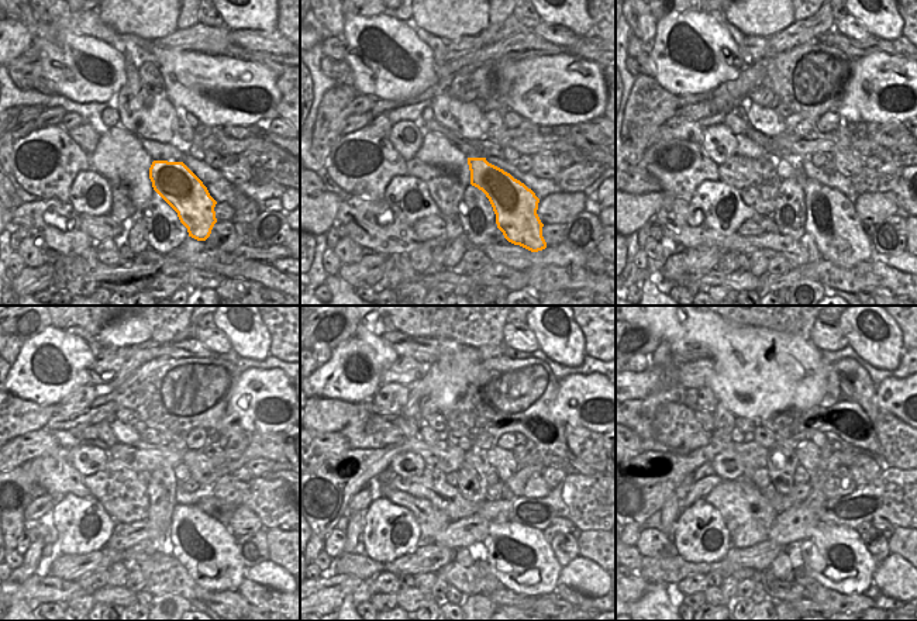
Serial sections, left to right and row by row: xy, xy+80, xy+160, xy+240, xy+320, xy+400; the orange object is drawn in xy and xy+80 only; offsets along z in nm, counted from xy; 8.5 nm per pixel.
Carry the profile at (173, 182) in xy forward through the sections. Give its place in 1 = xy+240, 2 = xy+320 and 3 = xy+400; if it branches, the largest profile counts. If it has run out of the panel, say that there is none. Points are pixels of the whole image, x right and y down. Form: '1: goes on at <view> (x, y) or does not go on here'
1: goes on at xy+240 (206, 548)
2: goes on at xy+320 (520, 556)
3: goes on at xy+400 (836, 556)

